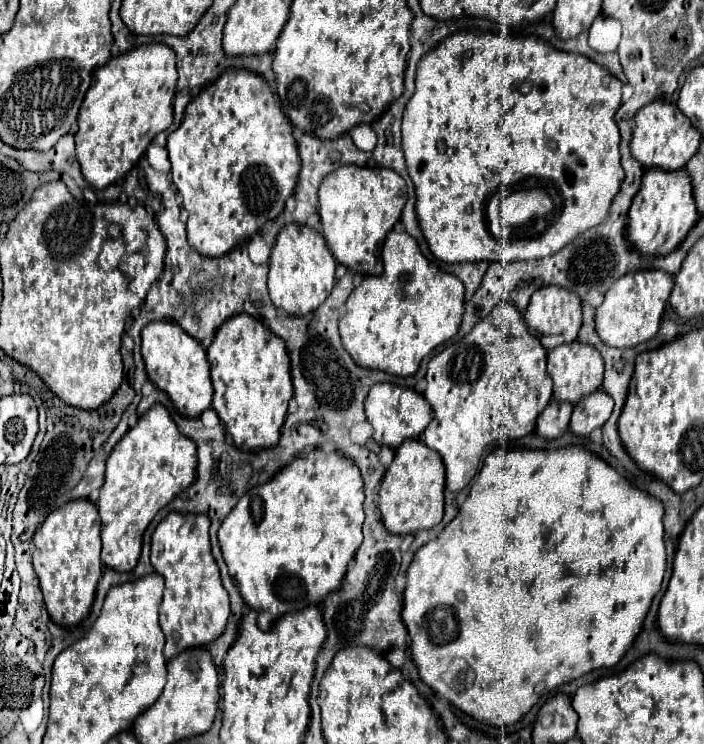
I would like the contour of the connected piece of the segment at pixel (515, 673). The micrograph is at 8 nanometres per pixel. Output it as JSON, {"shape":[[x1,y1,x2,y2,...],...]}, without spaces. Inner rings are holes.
{"shape":[[497,447,484,459,484,465,470,489,470,497,460,507,458,515,444,527,444,531,422,549,418,549,414,561,406,573,404,609,402,619,412,639,410,651,418,667,420,679,432,687,435,693,446,697,452,705,462,709,472,719,486,725,512,725,520,721,540,697,554,689,582,677,588,671,616,665,622,655,632,647,636,635,642,629,644,617,650,609,654,595,662,585,666,571,666,549,664,549,664,507,658,499,630,485,616,469,612,469,598,455,584,447,562,447,562,449,526,449],[476,487,484,489,476,495]]}

